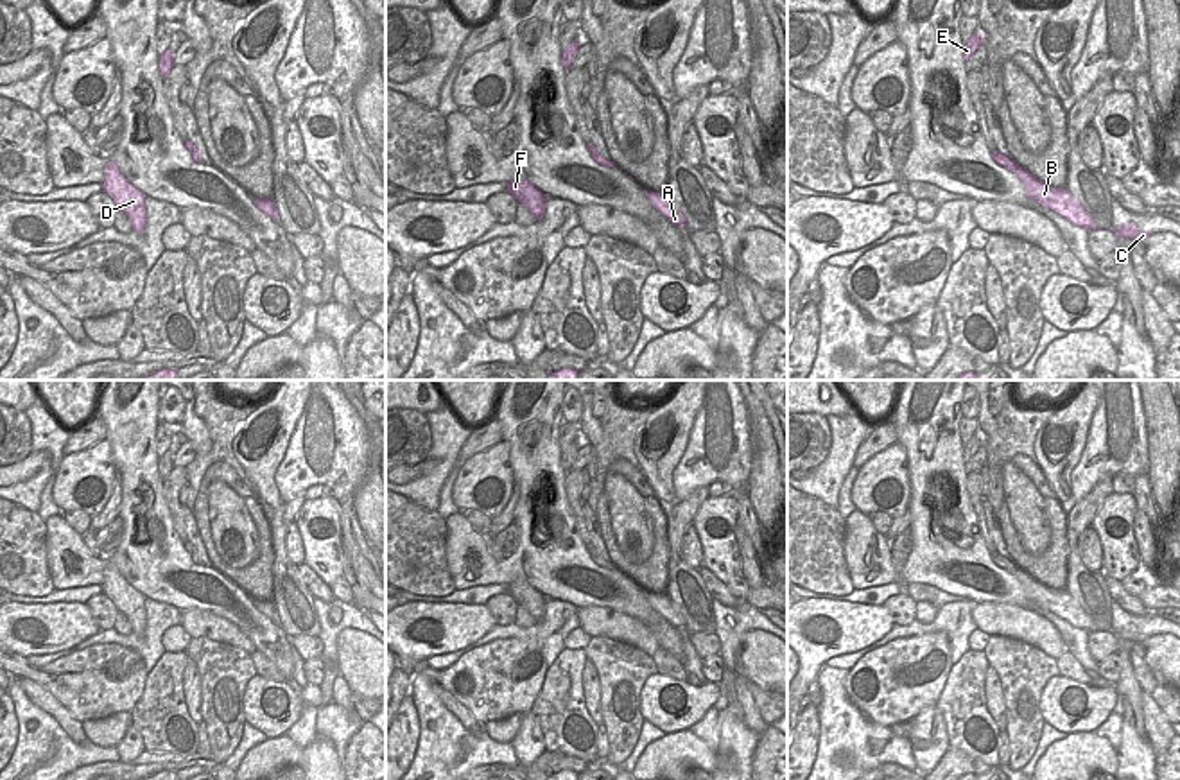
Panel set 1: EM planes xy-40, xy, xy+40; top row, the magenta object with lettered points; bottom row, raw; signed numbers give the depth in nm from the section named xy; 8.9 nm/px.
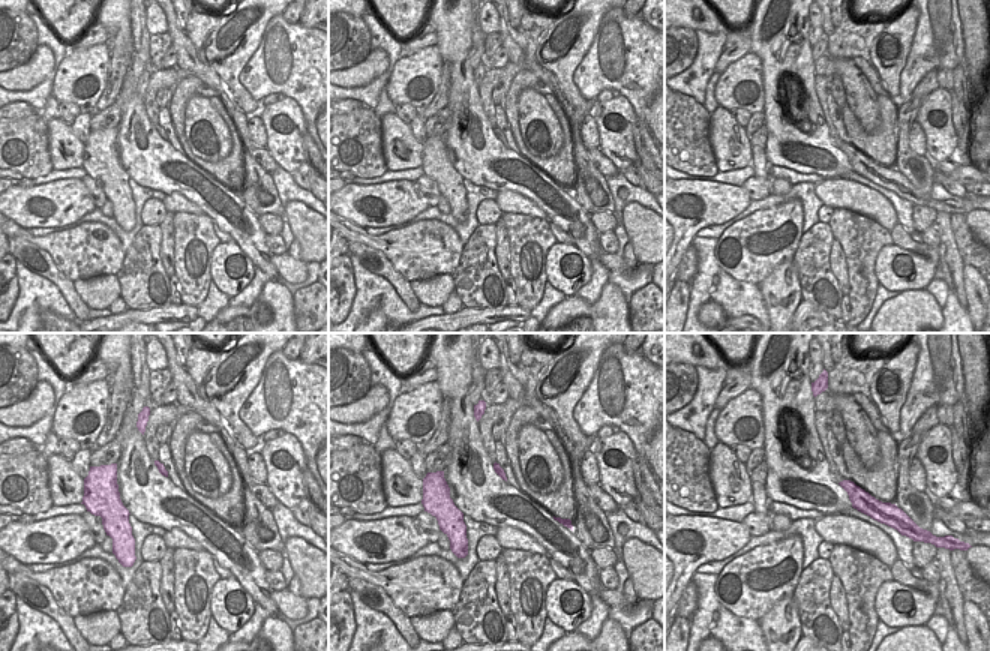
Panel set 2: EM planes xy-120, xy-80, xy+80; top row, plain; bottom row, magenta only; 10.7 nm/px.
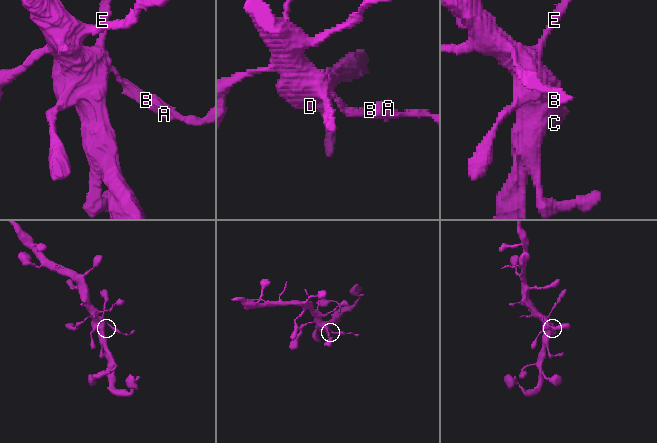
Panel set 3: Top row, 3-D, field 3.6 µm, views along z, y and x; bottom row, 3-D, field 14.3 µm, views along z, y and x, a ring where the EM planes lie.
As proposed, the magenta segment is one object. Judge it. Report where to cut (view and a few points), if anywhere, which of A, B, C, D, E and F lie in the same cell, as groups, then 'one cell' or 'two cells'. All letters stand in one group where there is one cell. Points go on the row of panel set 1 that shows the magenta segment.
cut in xy+40 along (999, 153), (992, 158); A B C / D E F; two cells

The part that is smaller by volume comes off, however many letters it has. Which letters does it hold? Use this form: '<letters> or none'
A, B, C

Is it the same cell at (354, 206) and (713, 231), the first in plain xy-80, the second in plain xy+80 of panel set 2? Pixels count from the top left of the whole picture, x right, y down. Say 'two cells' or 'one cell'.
two cells

